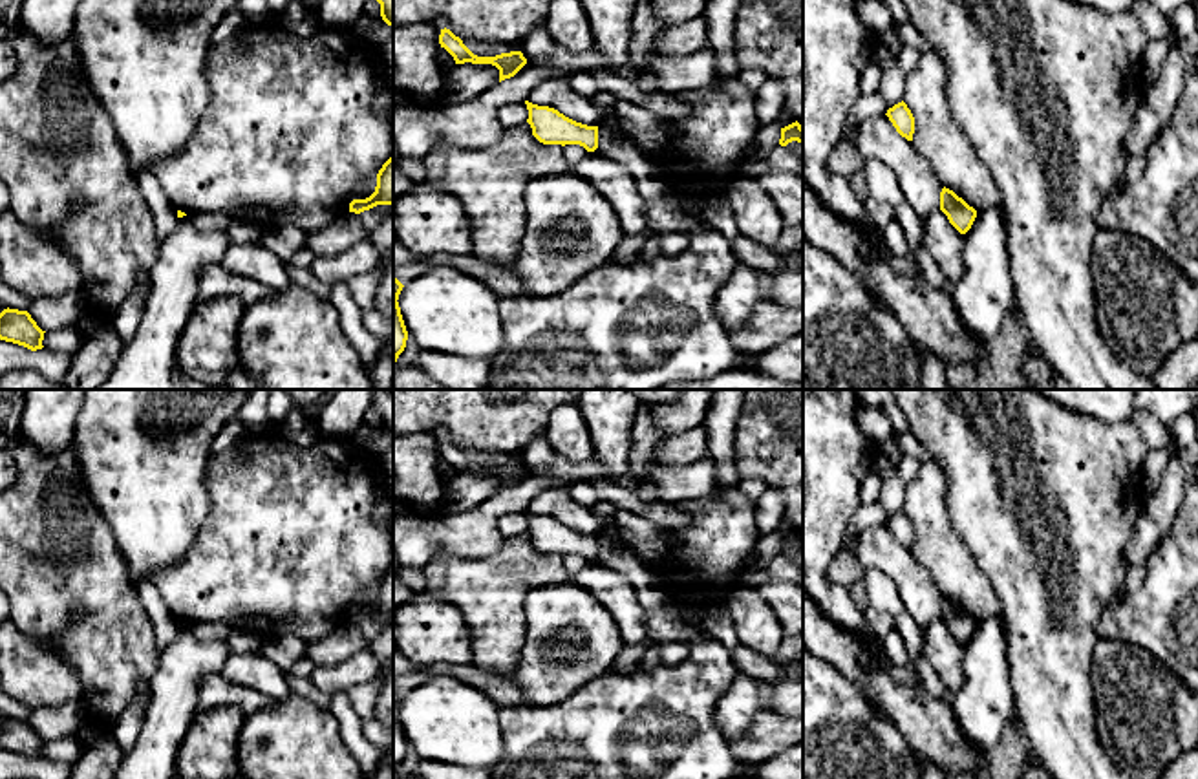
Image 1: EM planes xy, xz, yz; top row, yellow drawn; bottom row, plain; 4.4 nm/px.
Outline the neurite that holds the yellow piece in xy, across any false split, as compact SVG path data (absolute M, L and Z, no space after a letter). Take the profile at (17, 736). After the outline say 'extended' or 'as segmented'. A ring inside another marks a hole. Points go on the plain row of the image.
M7 717L0 722L0 750L37 761L44 757L44 742L27 720Z; as segmented

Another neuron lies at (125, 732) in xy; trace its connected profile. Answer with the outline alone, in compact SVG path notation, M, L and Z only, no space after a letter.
M144 682L132 706L119 717L117 724L110 731L124 755L134 748L137 741L150 699L150 682Z

